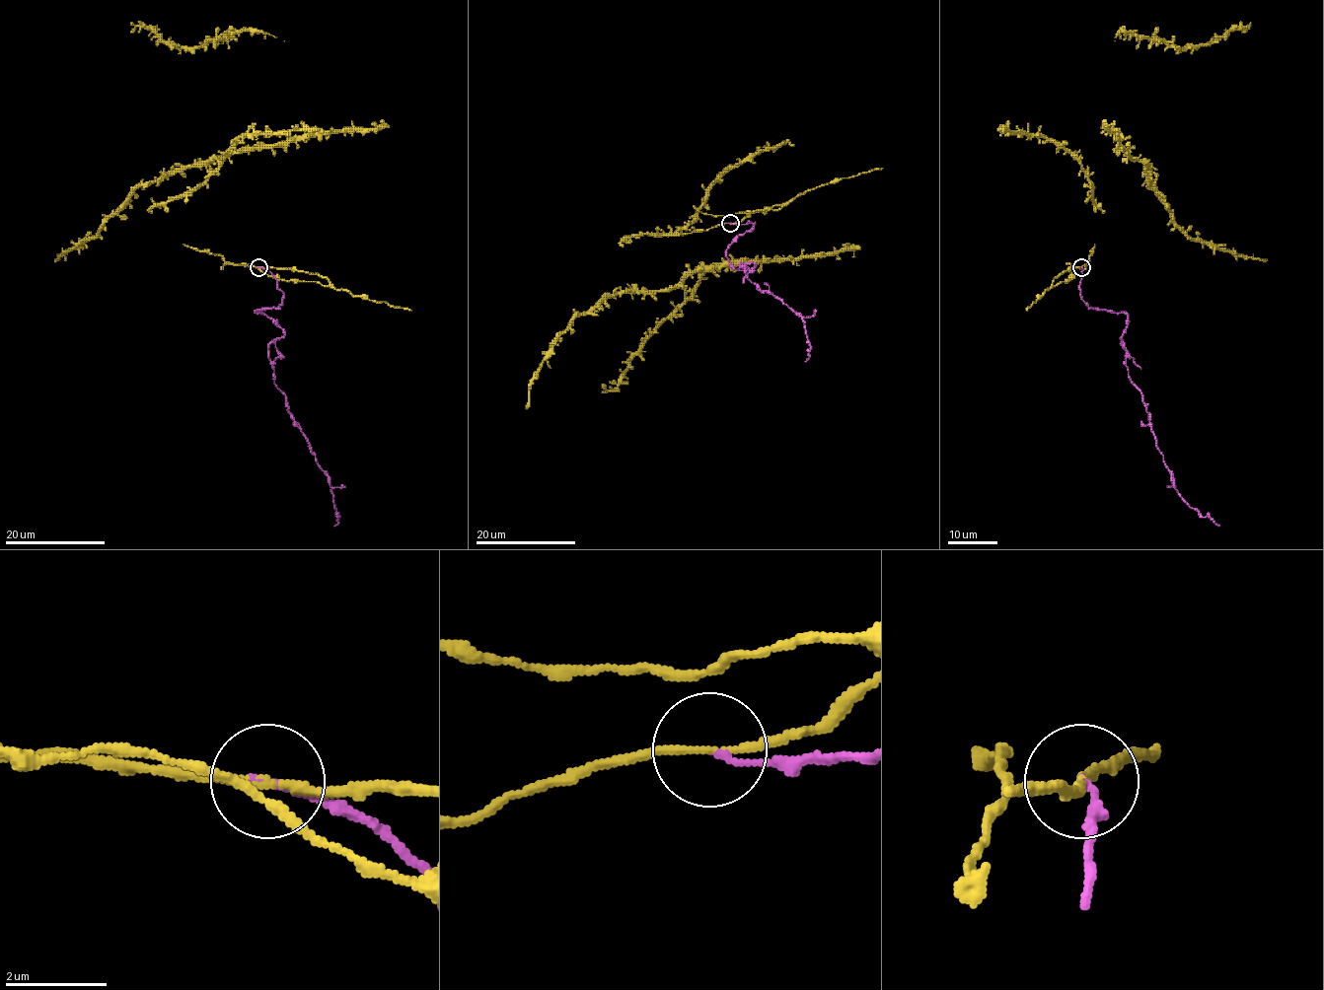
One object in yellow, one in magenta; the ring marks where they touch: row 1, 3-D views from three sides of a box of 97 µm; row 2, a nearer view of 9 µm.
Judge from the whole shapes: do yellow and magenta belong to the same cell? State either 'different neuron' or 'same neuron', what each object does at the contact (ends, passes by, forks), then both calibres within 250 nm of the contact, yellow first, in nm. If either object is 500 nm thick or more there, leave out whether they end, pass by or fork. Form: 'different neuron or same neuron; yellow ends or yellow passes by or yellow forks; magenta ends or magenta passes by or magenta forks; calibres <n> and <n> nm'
different neuron; yellow passes by; magenta ends; calibres 150 and 140 nm

